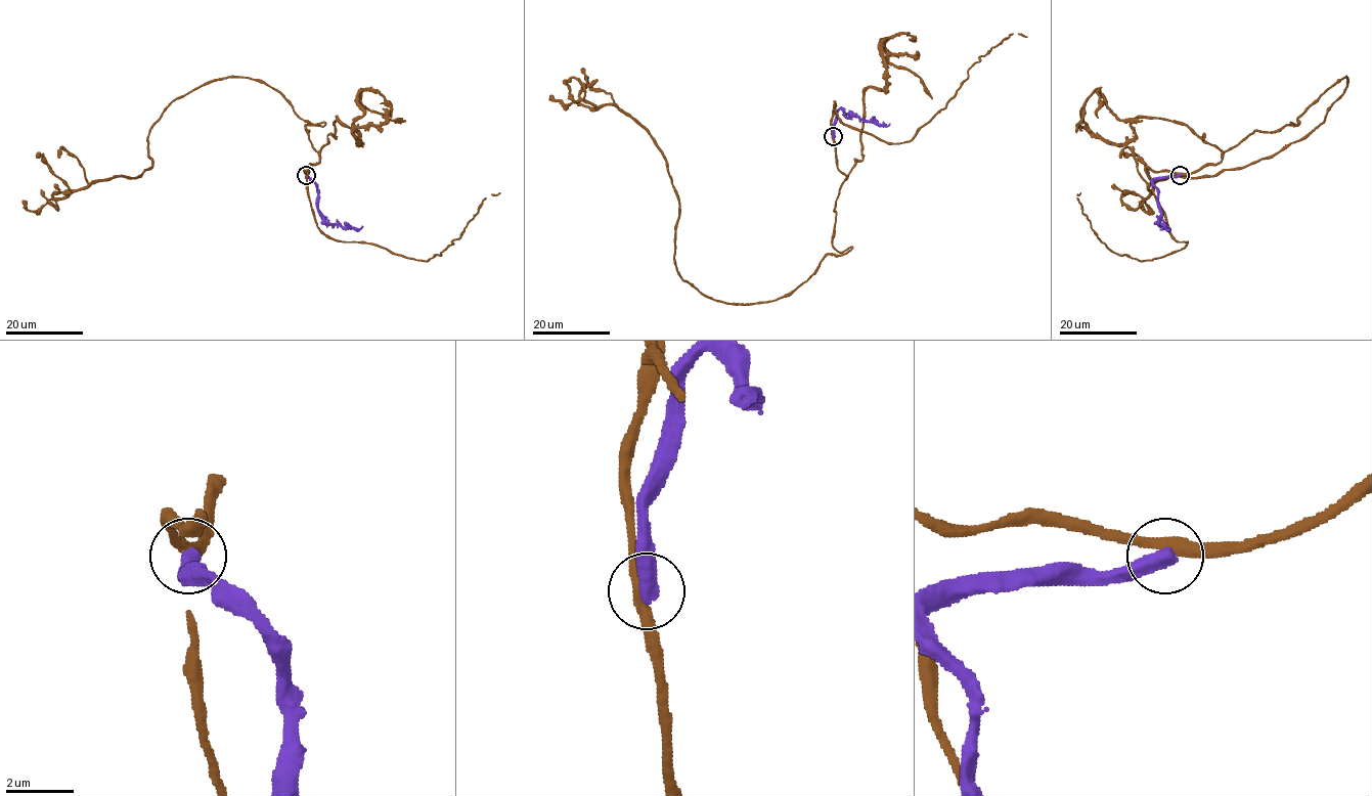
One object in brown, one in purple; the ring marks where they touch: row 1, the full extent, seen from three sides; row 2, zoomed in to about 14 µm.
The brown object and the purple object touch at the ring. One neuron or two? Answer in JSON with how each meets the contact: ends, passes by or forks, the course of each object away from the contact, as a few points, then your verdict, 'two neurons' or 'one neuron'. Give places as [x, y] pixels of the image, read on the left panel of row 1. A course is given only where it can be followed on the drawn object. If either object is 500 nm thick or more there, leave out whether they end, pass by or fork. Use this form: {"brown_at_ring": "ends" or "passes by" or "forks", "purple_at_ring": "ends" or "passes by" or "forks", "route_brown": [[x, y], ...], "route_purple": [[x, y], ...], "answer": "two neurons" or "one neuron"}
{"route_brown": [[306, 174], [317, 125], [263, 82], [219, 78], [152, 125], [140, 176], [35, 212], [24, 201]], "route_purple": [[306, 175], [318, 190], [318, 212], [328, 222], [354, 229], [362, 226]], "answer": "two neurons"}

